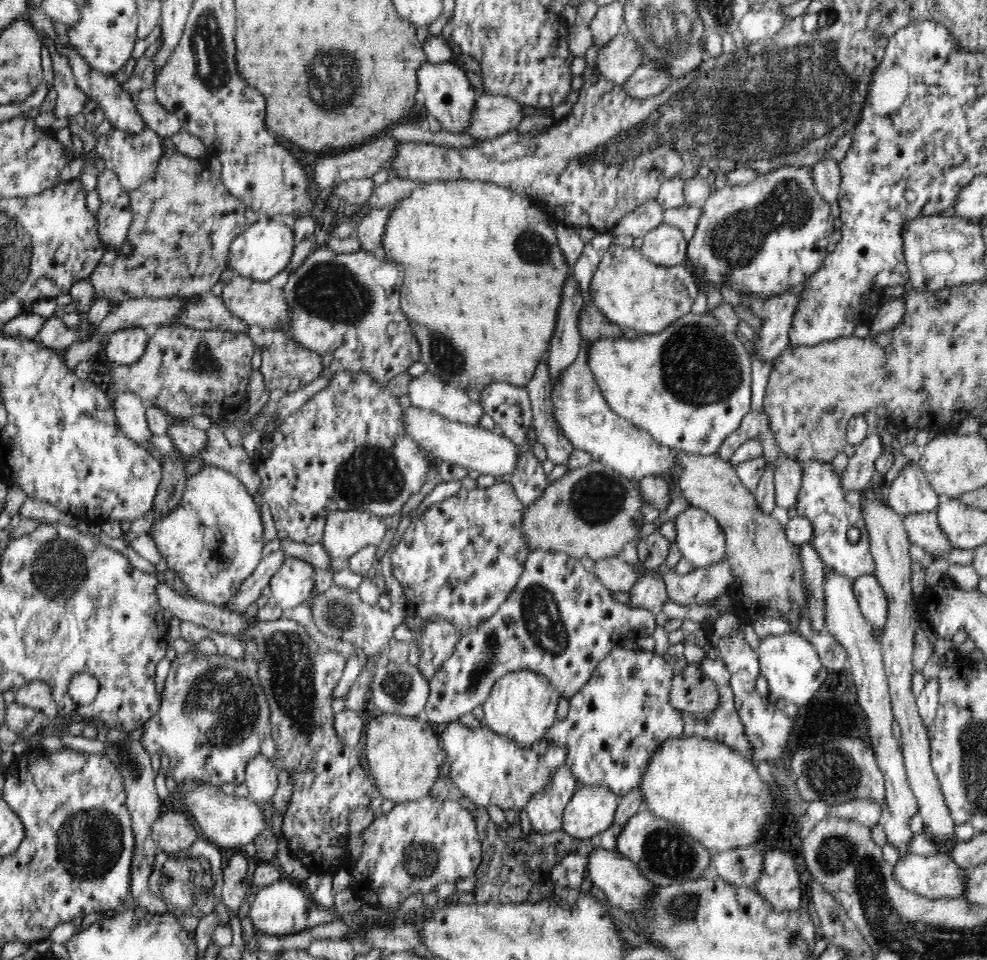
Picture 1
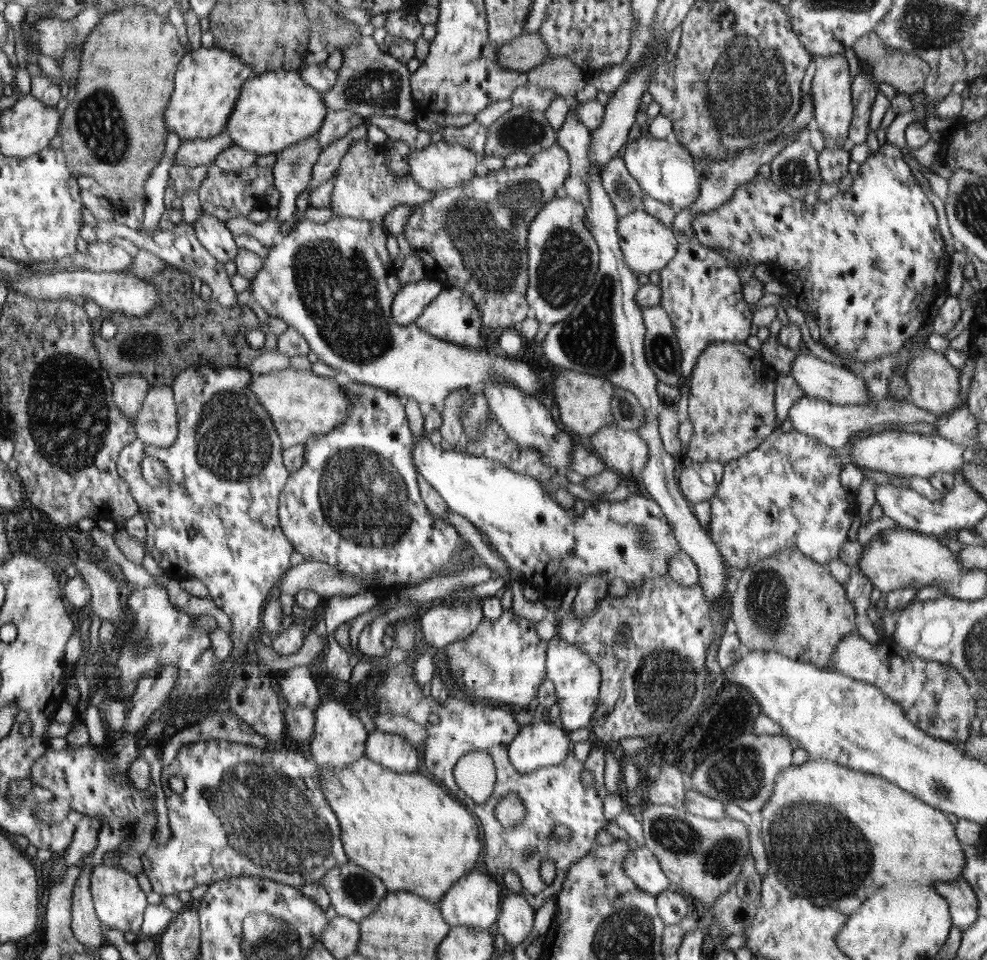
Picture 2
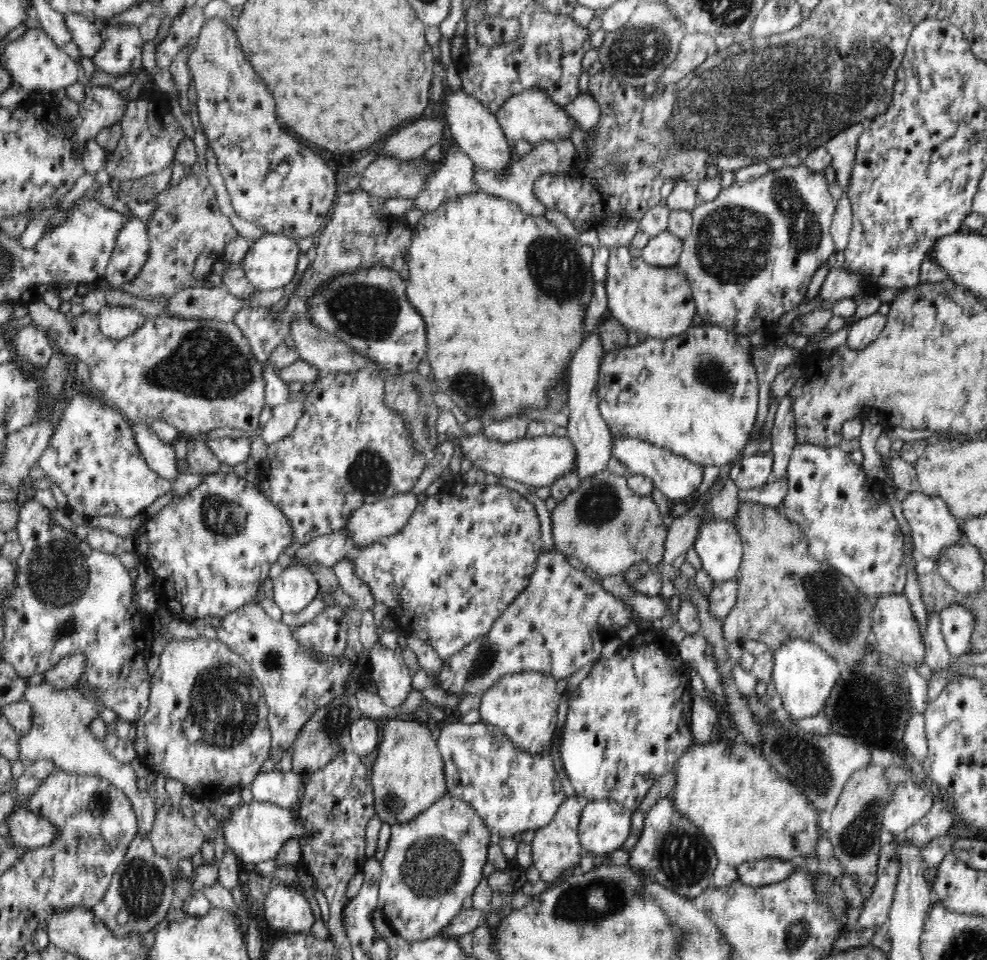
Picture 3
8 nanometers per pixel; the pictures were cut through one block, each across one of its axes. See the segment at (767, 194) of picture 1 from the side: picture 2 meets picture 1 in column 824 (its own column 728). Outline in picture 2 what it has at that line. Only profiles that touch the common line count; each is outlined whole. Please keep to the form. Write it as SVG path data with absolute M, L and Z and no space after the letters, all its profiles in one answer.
M883 137L879 150L874 151L872 156L861 163L859 173L851 186L845 191L838 191L827 202L818 201L814 206L805 207L803 201L792 199L788 193L778 189L773 184L771 177L755 177L738 187L732 199L726 201L726 204L722 204L722 207L697 214L693 222L693 229L695 232L693 241L704 247L716 248L717 251L723 252L724 256L732 257L735 267L741 265L744 270L751 271L758 264L764 263L771 266L778 282L789 286L790 290L786 299L790 304L797 306L805 315L813 314L816 318L823 346L830 348L834 354L848 355L856 361L871 361L876 357L900 351L904 343L924 326L924 318L928 315L927 310L932 306L935 298L941 293L948 294L947 276L951 263L940 235L936 210L932 202L928 200L928 196L922 191L916 177L912 175L910 166L904 160L900 149Z

